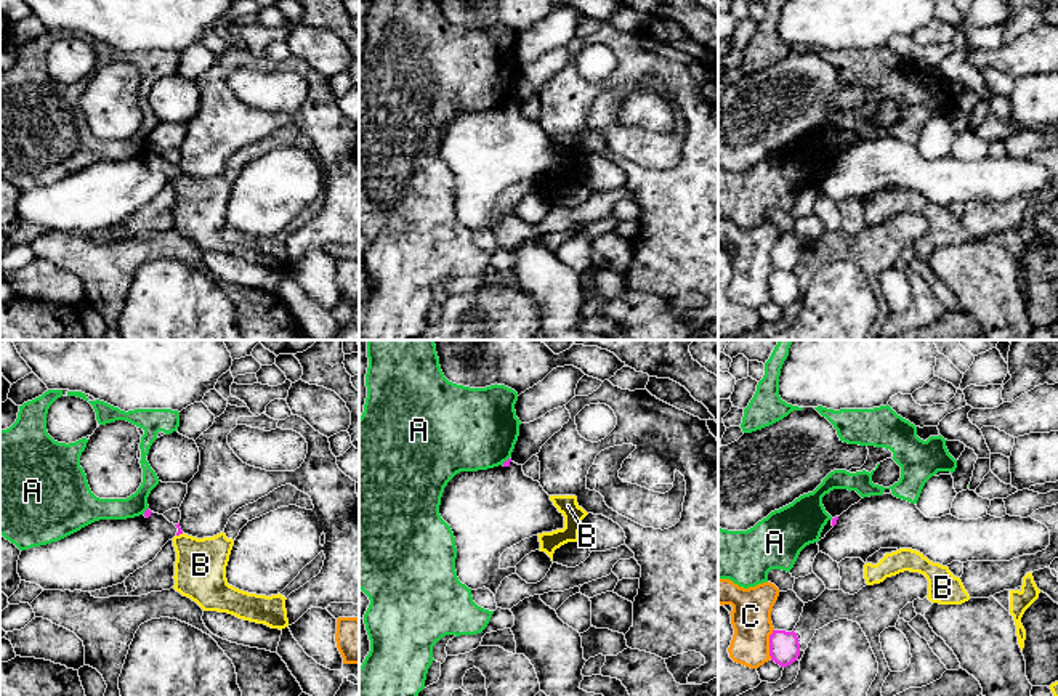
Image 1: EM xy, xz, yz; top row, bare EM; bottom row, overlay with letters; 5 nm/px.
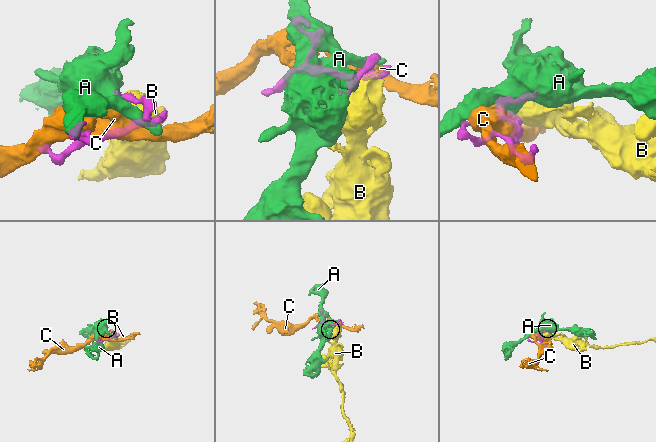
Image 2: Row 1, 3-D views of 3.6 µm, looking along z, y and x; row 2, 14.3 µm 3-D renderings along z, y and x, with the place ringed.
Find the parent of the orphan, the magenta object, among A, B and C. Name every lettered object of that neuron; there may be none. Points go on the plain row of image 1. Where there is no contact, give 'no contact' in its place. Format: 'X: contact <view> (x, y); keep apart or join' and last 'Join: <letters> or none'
A: contact xz (507, 101); keep apart
B: contact xy (180, 174); keep apart
C: contact yz (770, 284); keep apart
Join: none

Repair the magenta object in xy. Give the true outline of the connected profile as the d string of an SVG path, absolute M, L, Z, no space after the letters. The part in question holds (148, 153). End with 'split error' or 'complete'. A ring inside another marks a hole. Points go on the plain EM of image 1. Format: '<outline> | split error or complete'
M149 149L135 159L99 160L80 172L46 186L22 191L18 200L21 221L43 231L95 233L122 225L130 215L152 202L162 188L183 175L180 164L170 164Z | split error

